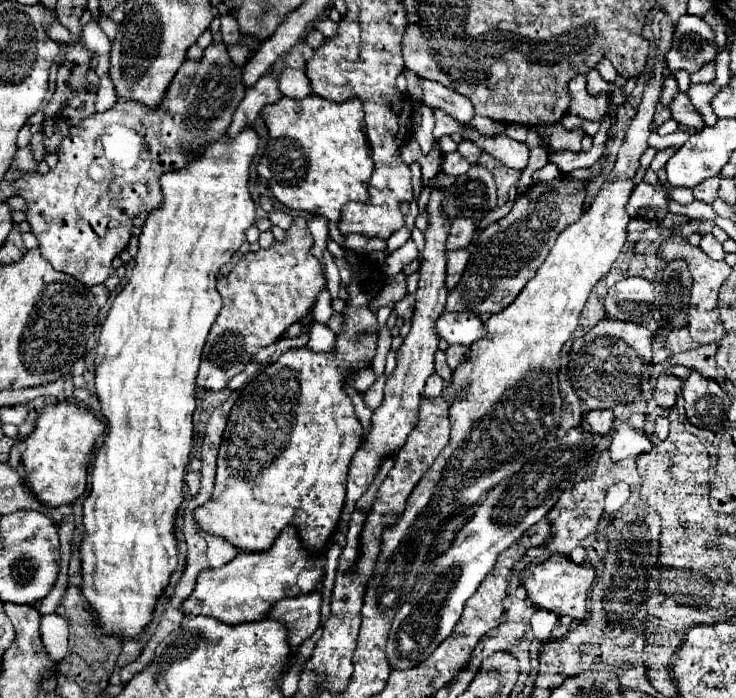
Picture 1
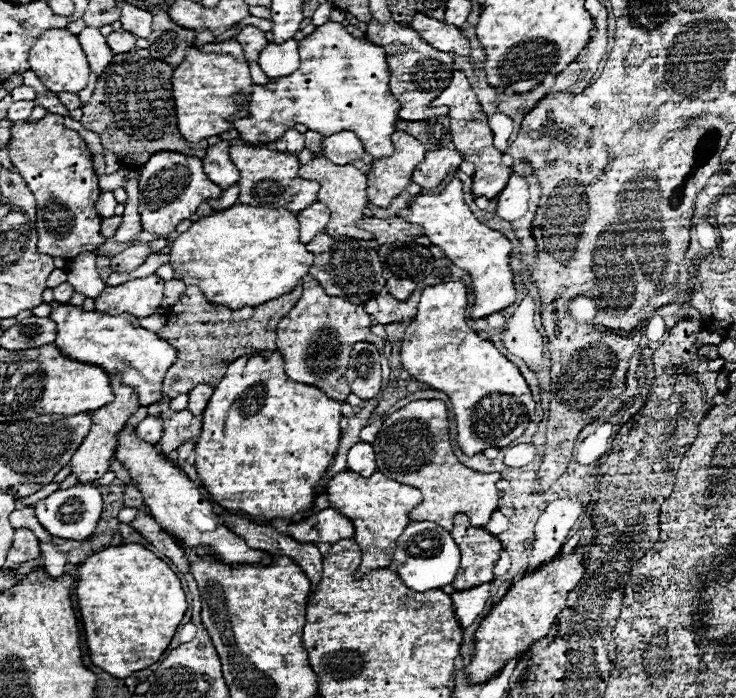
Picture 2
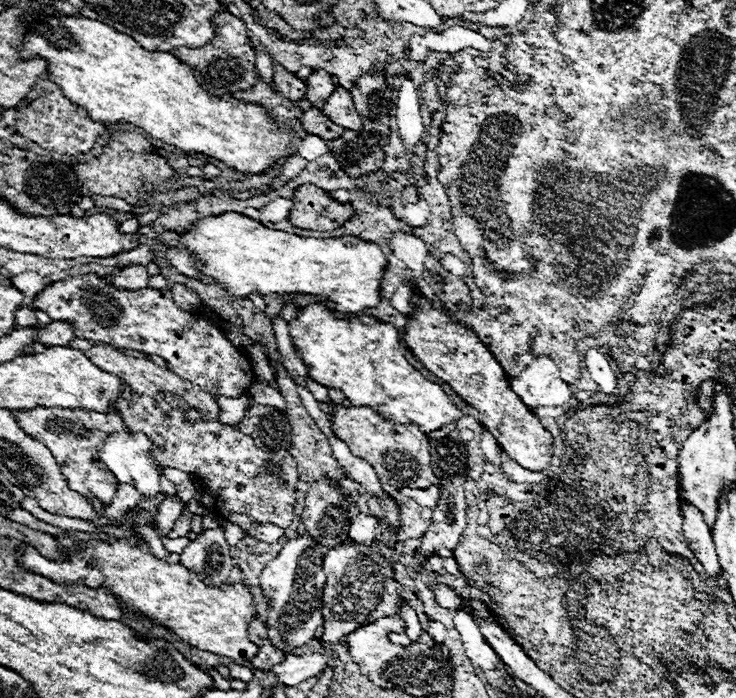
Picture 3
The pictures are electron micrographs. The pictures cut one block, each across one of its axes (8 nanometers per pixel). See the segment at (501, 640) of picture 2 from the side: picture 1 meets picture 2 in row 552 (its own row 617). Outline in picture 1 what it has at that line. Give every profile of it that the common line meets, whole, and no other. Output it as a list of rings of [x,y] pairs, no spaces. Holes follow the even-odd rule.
[[[552,554],[546,562],[530,564],[528,568],[524,568],[520,574],[520,584],[526,588],[526,594],[534,606],[554,612],[556,616],[570,616],[574,620],[584,620],[588,614],[586,592],[590,590],[594,578],[596,578],[596,574],[590,564],[578,566],[578,564],[572,564],[566,556]]]

